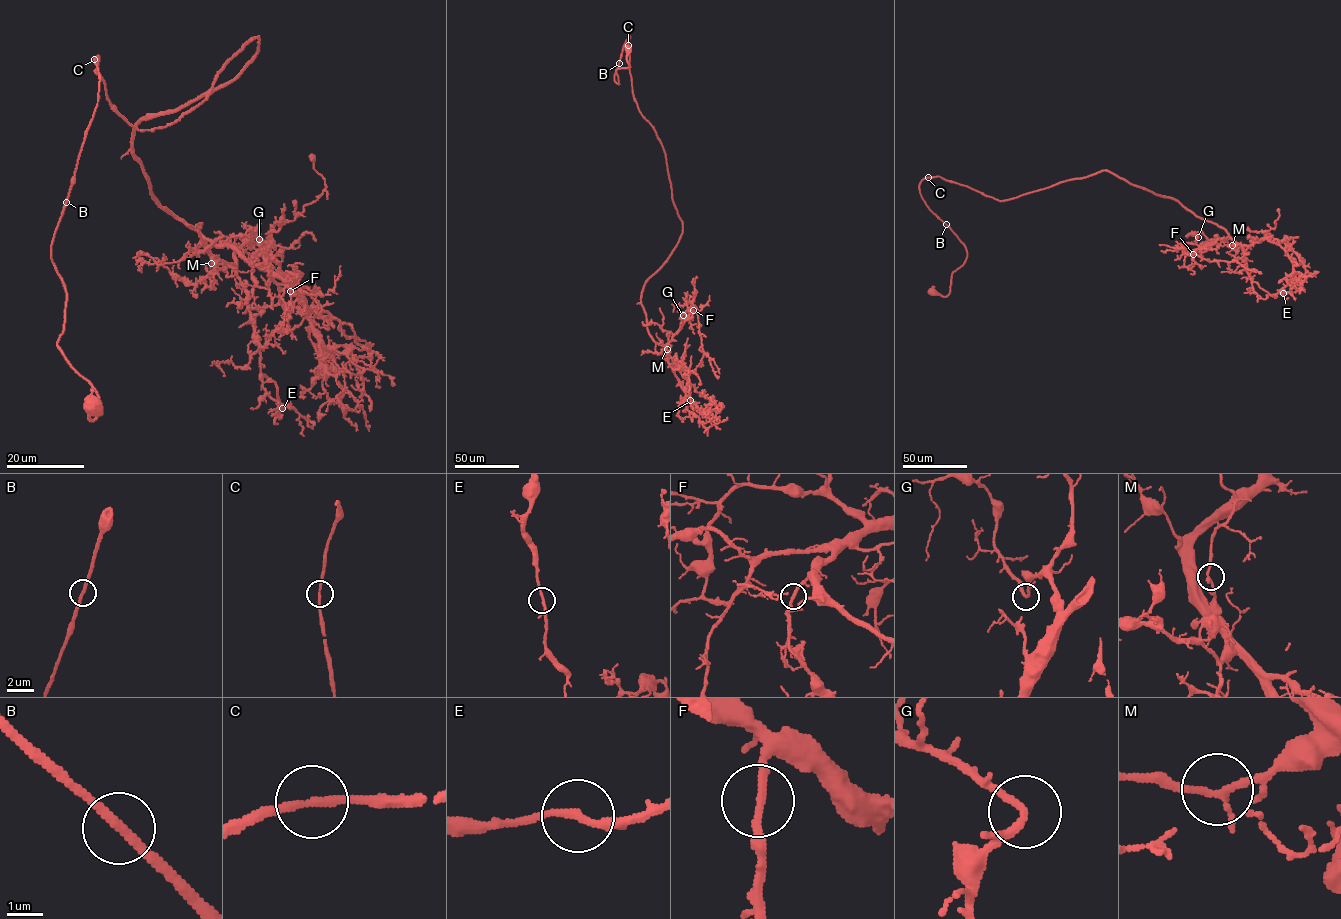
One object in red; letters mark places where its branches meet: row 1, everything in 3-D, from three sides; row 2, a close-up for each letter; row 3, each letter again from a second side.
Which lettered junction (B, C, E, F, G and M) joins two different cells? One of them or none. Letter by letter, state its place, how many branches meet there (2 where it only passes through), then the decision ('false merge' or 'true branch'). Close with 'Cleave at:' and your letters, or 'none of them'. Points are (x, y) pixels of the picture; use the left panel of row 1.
B: place (66, 202); branches 2; true branch
C: place (94, 59); branches 2; true branch
E: place (282, 408); branches 2; true branch
F: place (290, 291); branches 2; true branch
G: place (259, 239); branches 2; true branch
M: place (211, 263); branches 2; true branch
Cleave at: none of them

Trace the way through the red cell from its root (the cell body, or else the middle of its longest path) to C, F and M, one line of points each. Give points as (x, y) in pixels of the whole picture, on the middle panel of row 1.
C: (629, 49), (627, 59), (630, 67), (616, 70), (619, 84), (614, 75), (630, 36), (628, 45)
F: (629, 49), (614, 80), (630, 36), (633, 97), (683, 225), (642, 291), (648, 333), (667, 344), (693, 310)
M: (629, 49), (614, 80), (630, 36), (633, 97), (682, 223), (641, 297), (648, 333), (667, 349)

